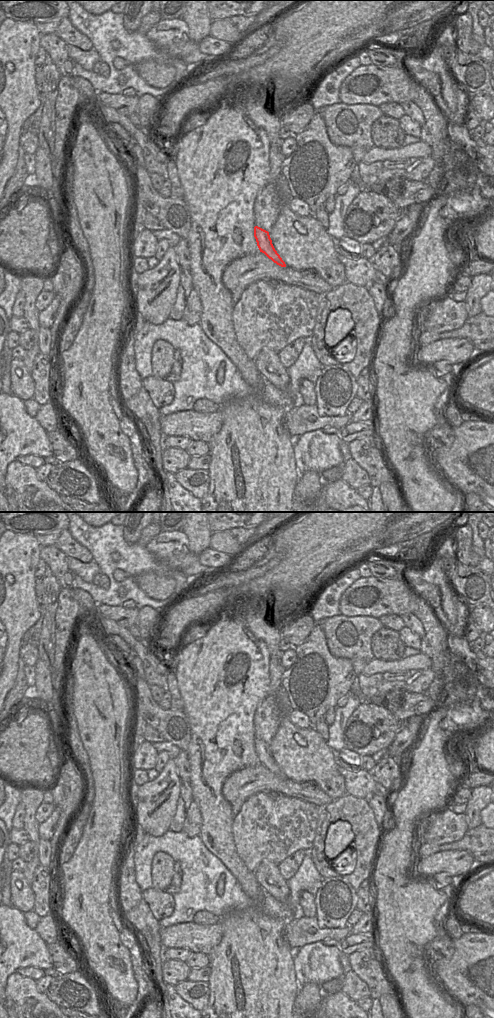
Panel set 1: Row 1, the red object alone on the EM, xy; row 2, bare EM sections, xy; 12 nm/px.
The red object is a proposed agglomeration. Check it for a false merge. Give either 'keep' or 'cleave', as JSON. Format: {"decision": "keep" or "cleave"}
{"decision": "keep"}

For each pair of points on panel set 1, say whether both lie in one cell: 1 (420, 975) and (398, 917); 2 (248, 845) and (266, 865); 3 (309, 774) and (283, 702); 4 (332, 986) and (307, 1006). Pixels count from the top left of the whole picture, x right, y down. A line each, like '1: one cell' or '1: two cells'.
1: one cell
2: two cells
3: one cell
4: one cell

